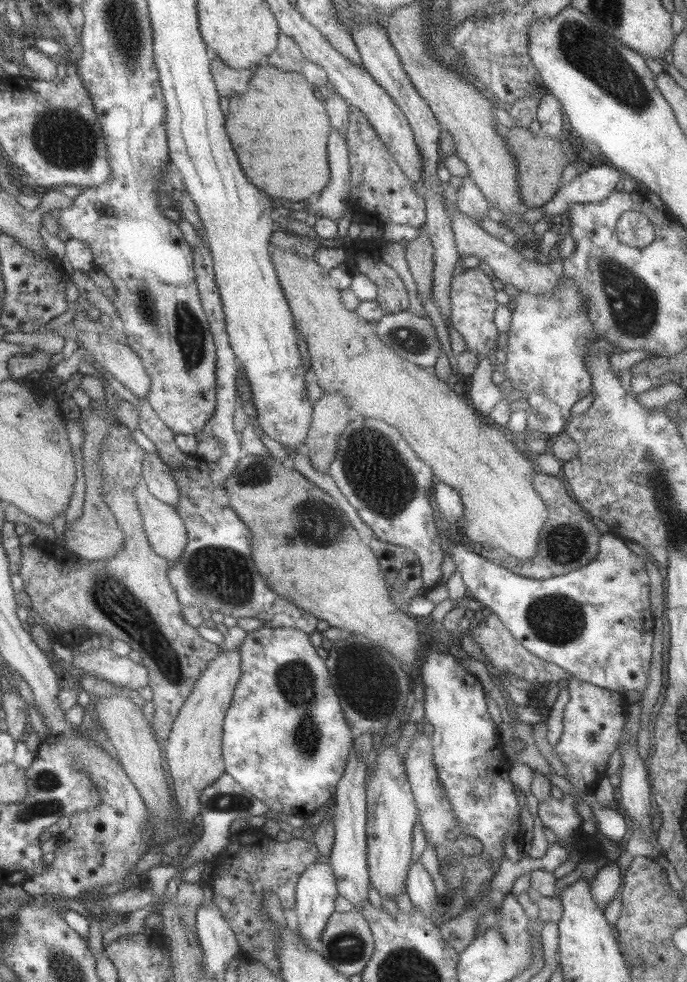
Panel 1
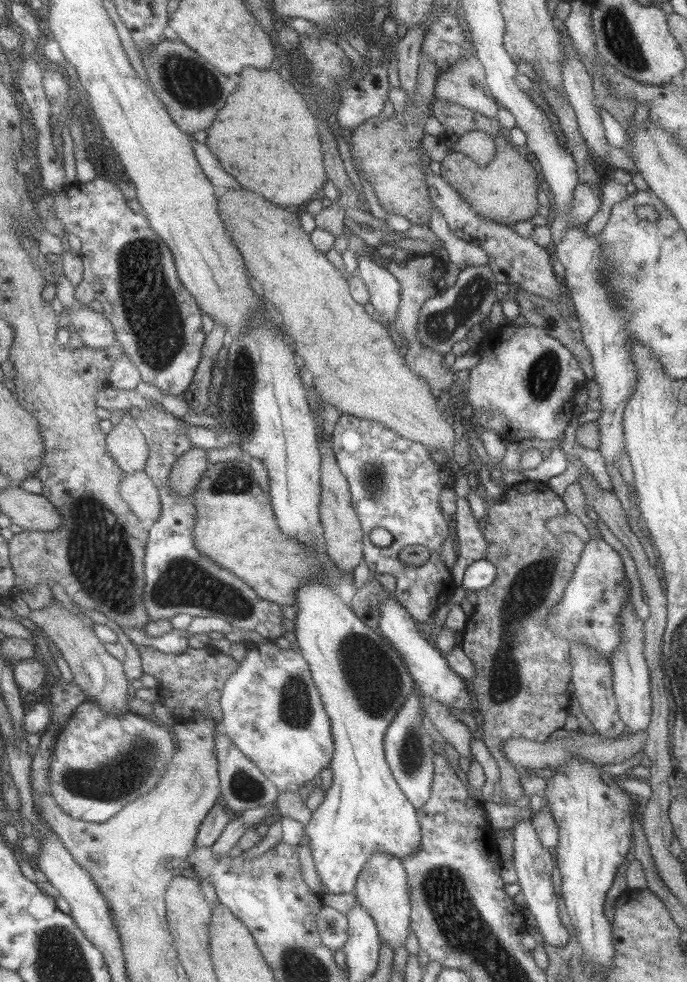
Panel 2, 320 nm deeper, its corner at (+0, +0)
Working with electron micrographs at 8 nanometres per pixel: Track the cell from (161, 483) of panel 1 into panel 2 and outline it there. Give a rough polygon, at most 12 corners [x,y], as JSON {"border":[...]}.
{"border":[[125,410],[105,438],[124,474],[143,471],[147,444]]}

